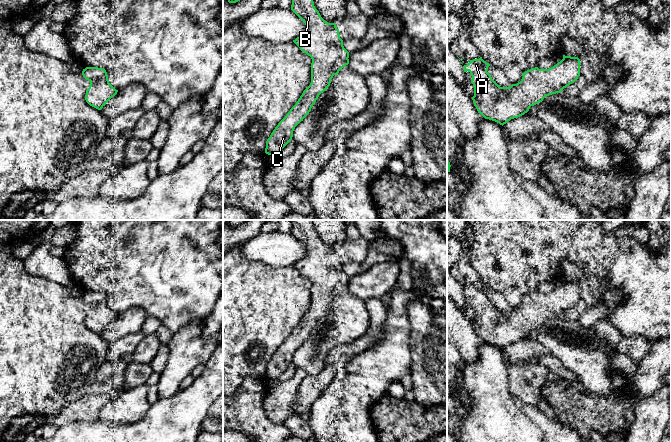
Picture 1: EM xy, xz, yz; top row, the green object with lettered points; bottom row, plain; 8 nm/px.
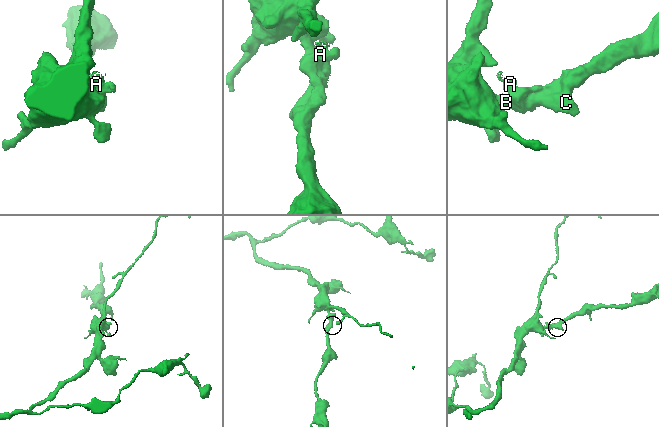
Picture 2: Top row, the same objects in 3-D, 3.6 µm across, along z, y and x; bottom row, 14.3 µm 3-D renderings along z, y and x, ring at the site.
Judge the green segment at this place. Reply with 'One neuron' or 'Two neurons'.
One neuron

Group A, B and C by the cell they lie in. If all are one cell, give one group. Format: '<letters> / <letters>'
A B C

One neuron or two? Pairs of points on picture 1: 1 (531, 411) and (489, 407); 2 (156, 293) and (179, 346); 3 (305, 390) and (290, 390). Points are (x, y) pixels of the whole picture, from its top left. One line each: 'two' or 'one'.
1: two
2: two
3: two

